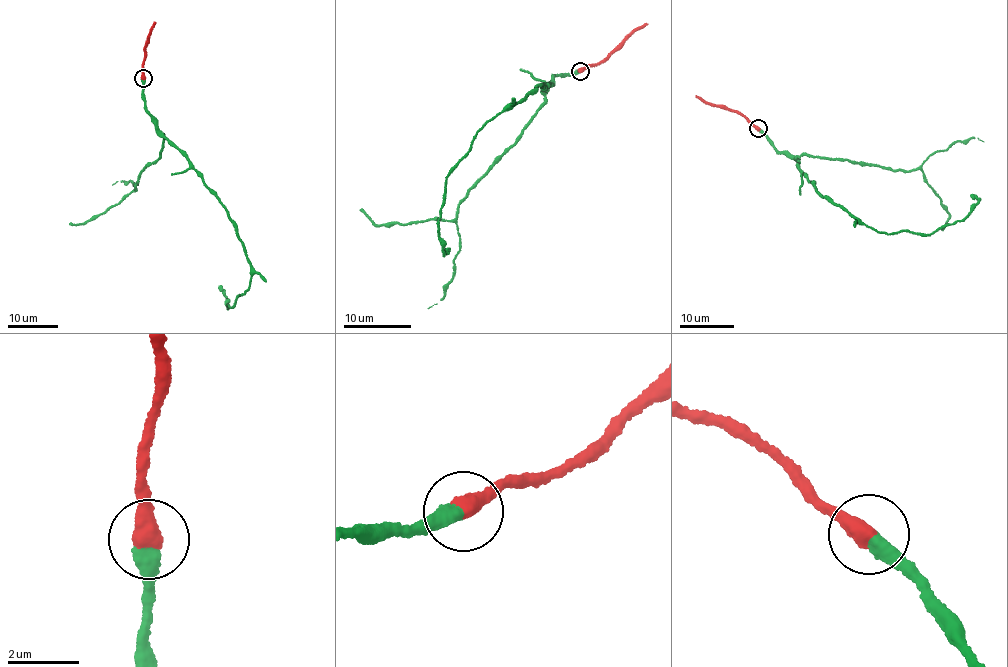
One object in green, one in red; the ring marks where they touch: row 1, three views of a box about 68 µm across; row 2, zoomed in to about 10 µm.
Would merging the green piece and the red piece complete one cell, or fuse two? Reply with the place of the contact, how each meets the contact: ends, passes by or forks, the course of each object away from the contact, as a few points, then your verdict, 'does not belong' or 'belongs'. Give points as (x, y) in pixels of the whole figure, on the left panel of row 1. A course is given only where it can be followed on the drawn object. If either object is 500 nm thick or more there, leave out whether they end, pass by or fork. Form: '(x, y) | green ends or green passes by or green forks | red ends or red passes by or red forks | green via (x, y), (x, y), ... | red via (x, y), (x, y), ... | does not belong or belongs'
(143, 78) | green via (143, 78), (144, 105), (158, 134), (216, 195), (252, 270), (248, 288), (232, 306), (227, 307), (218, 286) | red via (143, 78), (145, 50), (156, 22) | belongs

